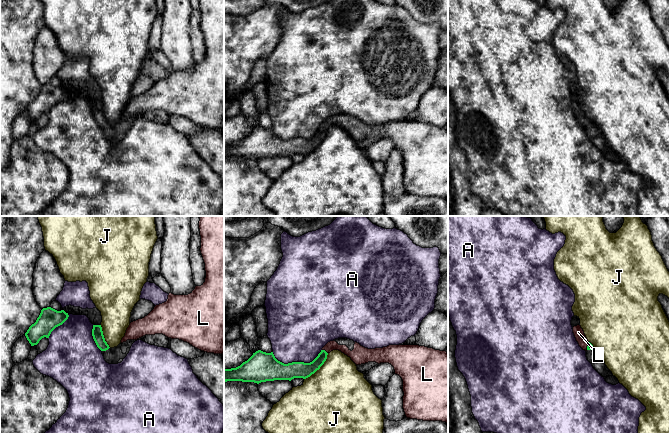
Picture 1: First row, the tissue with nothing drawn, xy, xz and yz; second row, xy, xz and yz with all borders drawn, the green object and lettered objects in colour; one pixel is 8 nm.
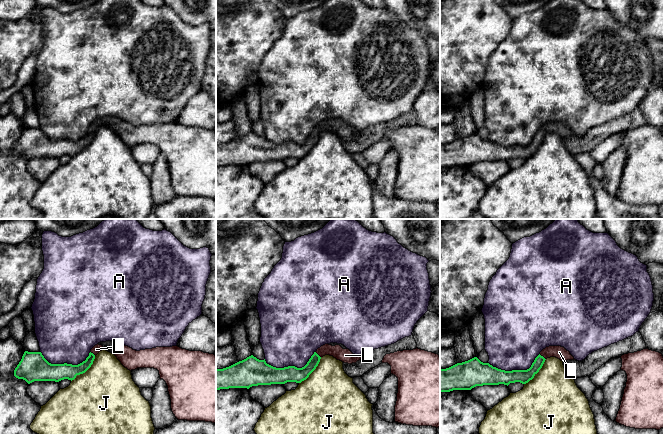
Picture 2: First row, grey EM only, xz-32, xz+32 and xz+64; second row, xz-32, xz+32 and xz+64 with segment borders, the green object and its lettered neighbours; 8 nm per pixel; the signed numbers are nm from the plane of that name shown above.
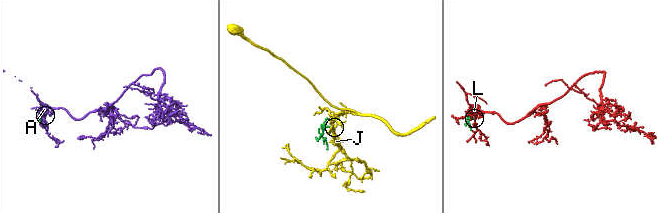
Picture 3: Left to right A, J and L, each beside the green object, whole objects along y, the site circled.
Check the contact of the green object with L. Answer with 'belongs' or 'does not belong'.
belongs

